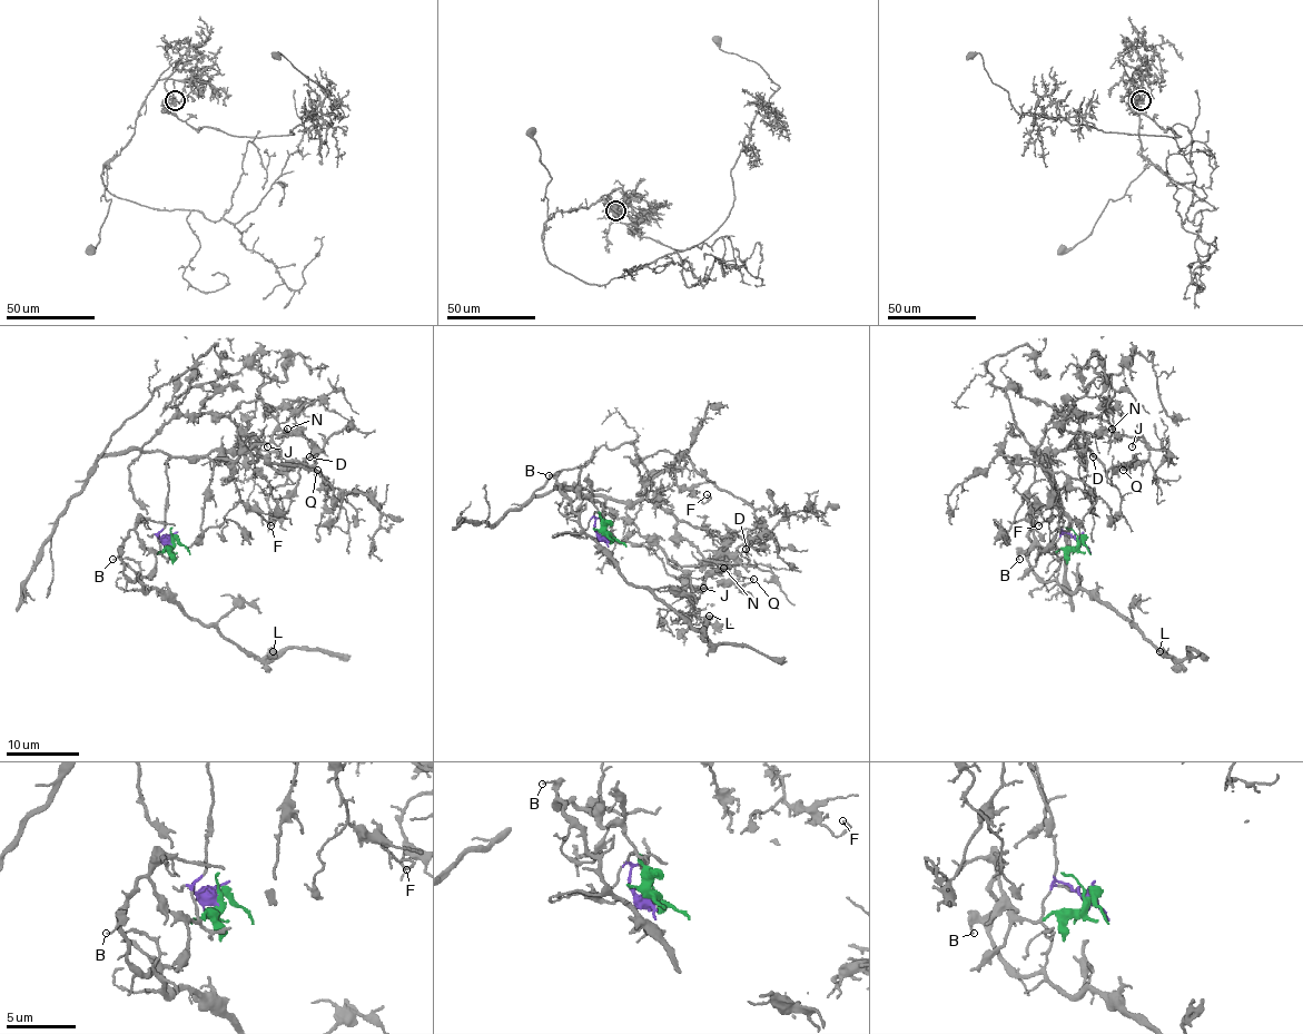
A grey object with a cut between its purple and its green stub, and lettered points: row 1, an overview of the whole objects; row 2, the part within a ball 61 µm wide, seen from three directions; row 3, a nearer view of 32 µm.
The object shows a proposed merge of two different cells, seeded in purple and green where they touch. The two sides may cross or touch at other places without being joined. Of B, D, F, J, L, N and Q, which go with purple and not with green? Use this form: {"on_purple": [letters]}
{"on_purple": ["D", "F", "J", "N", "Q"]}

